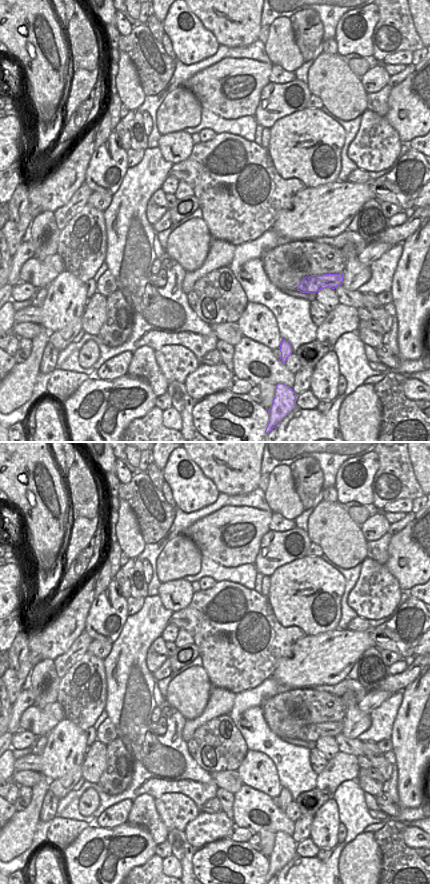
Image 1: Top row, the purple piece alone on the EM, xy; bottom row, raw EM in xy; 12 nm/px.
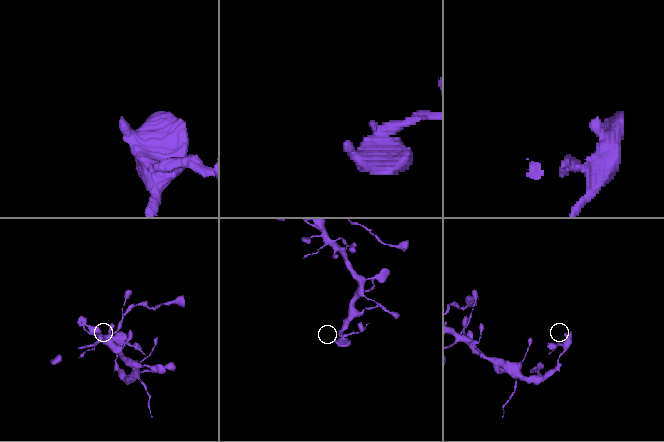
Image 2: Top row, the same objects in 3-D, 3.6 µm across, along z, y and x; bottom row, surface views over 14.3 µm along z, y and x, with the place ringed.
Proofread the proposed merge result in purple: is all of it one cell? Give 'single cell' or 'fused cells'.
fused cells

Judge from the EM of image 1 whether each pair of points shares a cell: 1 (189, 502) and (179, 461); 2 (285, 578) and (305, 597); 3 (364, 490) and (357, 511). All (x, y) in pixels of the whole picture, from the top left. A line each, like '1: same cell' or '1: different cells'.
1: same cell
2: same cell
3: different cells

